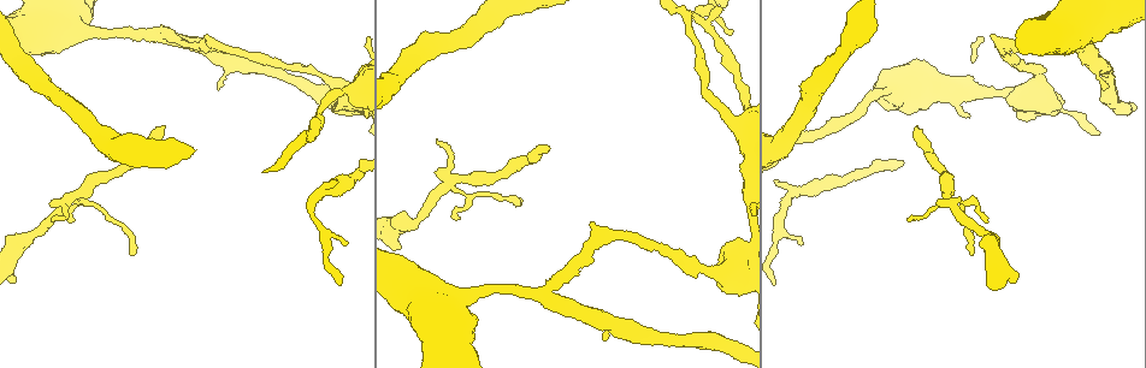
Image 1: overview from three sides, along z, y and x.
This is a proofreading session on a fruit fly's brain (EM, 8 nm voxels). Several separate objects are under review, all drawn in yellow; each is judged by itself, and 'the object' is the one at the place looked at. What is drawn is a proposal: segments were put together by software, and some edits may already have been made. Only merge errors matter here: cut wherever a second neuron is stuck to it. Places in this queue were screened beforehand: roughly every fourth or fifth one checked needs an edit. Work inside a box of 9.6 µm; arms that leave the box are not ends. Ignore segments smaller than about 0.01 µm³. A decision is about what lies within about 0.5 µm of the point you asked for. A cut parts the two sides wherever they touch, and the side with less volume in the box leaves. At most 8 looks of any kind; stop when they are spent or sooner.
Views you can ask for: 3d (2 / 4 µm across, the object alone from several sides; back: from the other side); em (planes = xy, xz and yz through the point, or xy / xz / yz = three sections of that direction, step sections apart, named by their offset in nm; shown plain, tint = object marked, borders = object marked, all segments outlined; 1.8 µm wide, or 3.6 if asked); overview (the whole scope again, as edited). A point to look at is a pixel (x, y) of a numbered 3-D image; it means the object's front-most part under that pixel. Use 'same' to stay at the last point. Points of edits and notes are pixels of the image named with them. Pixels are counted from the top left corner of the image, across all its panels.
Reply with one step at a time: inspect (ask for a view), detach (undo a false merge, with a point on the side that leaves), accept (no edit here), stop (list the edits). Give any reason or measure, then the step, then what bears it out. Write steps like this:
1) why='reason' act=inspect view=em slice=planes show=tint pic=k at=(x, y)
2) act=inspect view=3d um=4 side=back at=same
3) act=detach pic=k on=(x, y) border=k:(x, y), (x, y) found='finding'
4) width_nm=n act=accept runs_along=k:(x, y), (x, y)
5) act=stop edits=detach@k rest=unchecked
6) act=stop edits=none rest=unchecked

why='a fork' act=inspect view=em slice=xy step=8 show=tint pic=1 at=(545, 292)

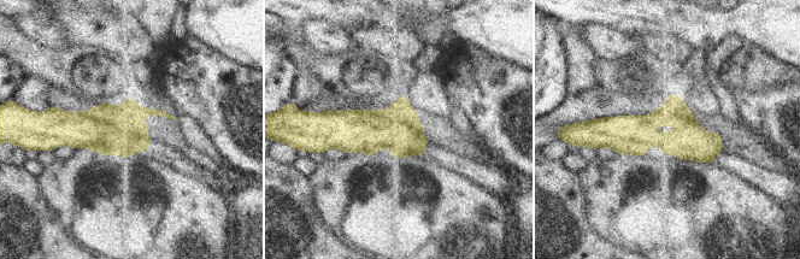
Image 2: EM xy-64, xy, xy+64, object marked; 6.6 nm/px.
act=detach pic=2 on=(145, 112) border=2:(139, 107), (143, 116) found='two neurons meet here'

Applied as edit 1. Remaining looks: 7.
why='arms part here' act=inspect view=em um=3.6 slice=xy step=16 show=tint pic=1 at=(447, 182)

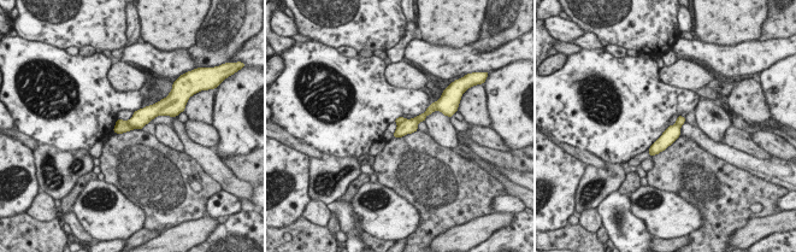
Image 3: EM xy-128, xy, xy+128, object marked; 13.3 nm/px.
why='cut it another way' act=inspect view=em um=3.6 slice=planes show=tint at=same

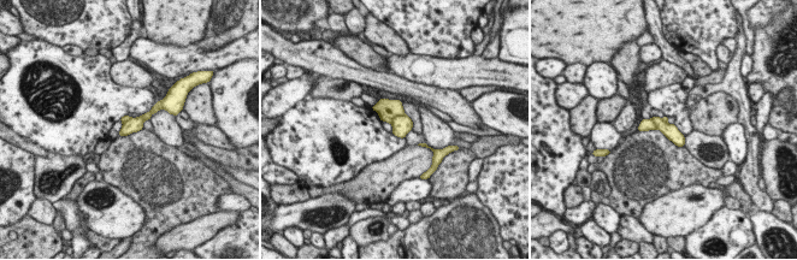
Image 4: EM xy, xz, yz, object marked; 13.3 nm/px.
act=detach pic=4 on=(388, 110) border=4:(403, 113), (397, 114), (390, 123) found='a second neuron is stuck on'

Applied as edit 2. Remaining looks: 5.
act=stop edits=detach@2,detach@4 rest=unchecked

